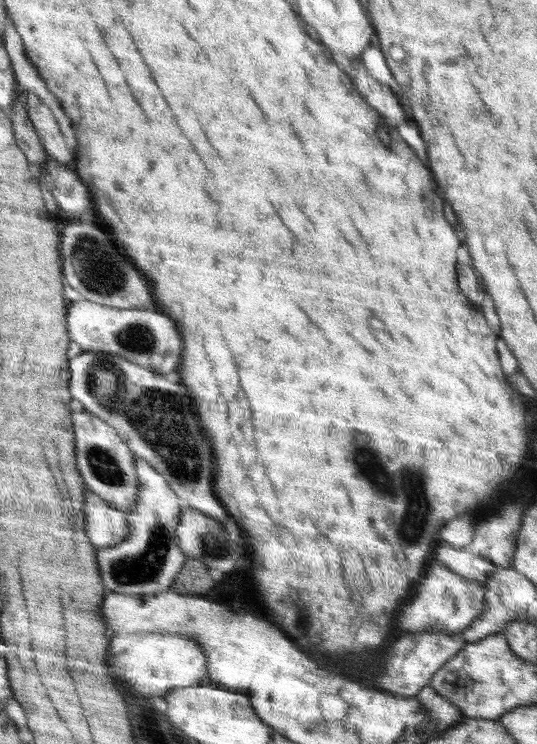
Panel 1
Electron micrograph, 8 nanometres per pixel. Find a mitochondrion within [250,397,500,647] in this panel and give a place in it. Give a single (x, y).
(412, 484)

